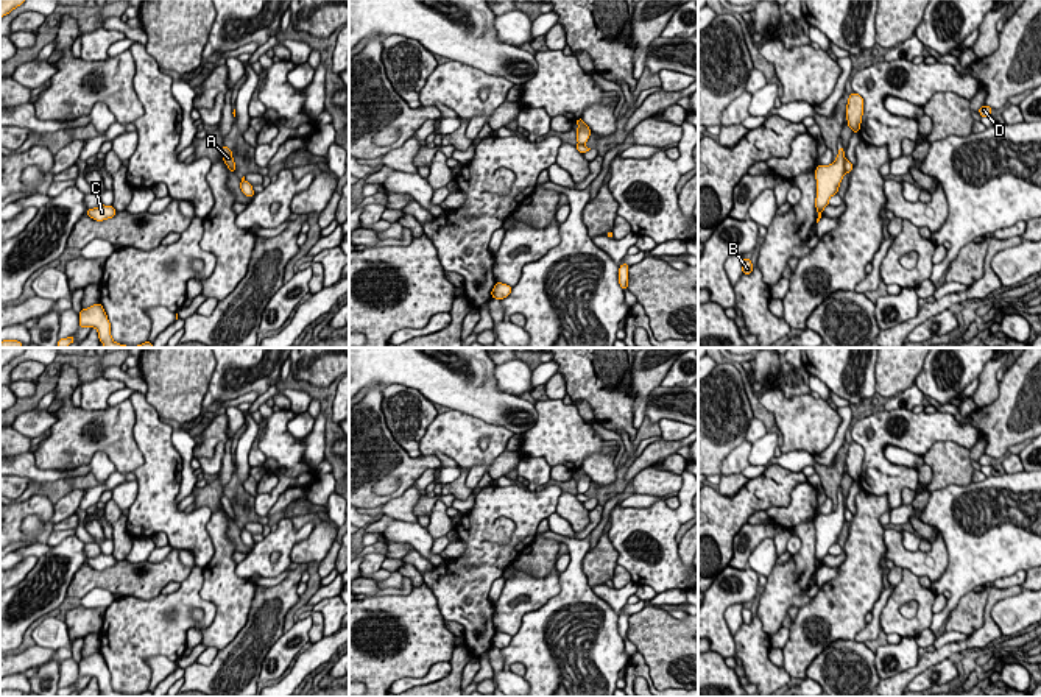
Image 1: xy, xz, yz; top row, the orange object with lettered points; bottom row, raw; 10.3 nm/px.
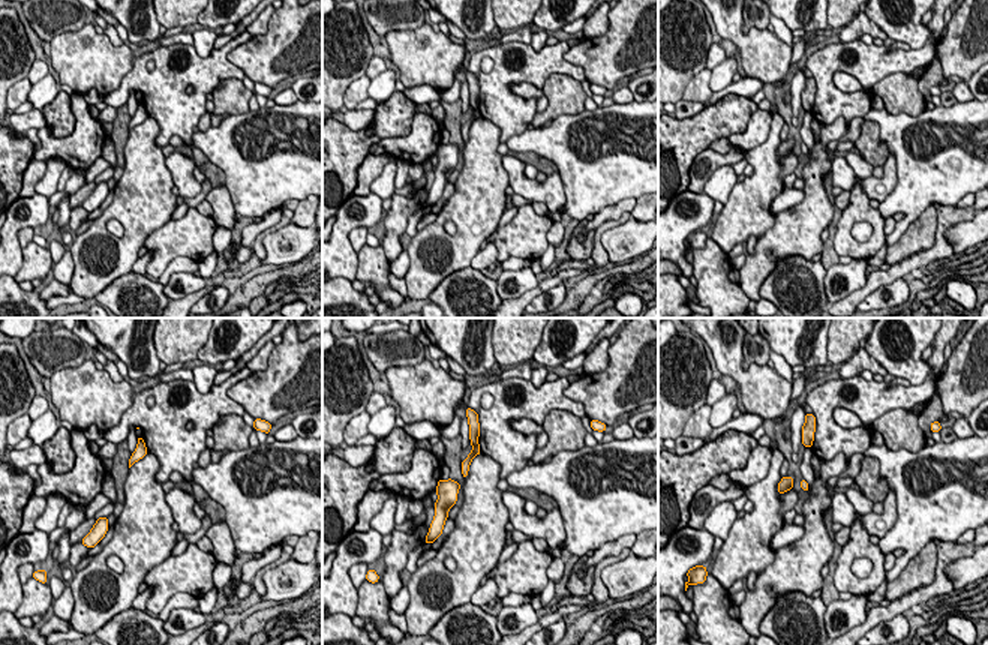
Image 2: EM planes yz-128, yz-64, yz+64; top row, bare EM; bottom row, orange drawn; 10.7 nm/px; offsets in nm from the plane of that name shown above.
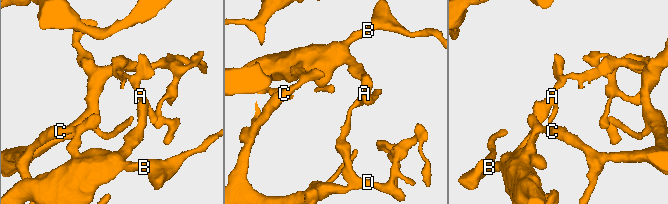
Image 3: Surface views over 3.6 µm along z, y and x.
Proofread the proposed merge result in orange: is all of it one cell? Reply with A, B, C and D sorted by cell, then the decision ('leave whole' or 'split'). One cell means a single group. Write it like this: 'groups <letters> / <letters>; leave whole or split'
groups A C D / B; split

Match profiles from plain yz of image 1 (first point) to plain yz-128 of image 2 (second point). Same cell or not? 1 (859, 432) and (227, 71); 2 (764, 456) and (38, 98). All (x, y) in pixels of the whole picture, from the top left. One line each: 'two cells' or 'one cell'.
1: one cell
2: one cell

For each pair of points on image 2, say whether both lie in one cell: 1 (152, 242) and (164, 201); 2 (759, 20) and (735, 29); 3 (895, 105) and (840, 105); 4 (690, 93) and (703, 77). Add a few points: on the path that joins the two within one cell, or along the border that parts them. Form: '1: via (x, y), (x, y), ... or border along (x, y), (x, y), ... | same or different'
1: border along (170, 219), (156, 228), (141, 245) | different
2: border along (741, 15), (745, 30), (751, 27), (766, 29) | different
3: border along (904, 74), (894, 72), (885, 75), (871, 92) | different
4: via (694, 89), (700, 81) | same

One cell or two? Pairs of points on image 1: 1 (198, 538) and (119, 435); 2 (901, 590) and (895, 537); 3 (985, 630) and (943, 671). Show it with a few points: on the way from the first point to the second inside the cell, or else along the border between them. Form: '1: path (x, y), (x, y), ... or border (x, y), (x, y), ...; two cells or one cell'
1: border (133, 428), (142, 456), (134, 471); two cells
2: border (903, 568), (907, 568), (918, 577); two cells
3: border (946, 658), (913, 677); two cells

